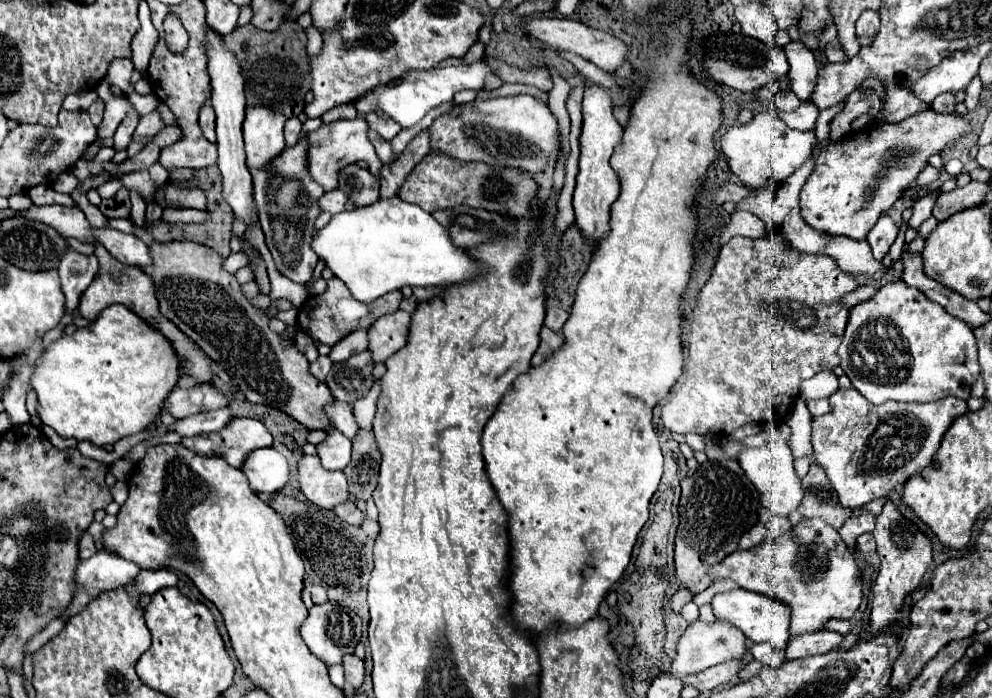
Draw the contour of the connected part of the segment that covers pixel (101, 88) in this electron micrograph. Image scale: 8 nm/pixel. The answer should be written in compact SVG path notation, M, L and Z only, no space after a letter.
M102 80L96 88L98 96L102 96L104 100L104 120L102 120L102 126L98 130L98 136L100 138L110 138L116 128L120 126L120 122L130 114L134 112L134 106L124 98L124 96L112 96L110 94L110 84L106 84L106 80Z

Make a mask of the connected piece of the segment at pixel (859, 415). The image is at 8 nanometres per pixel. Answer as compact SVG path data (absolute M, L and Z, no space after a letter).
M840 388L830 396L832 410L820 418L812 420L812 448L814 448L814 460L820 464L842 506L846 508L860 508L876 498L888 496L896 486L904 484L912 474L918 474L932 462L936 450L940 448L942 436L952 426L952 422L968 412L968 406L964 400L948 396L940 398L936 402L884 402L884 404L872 404L868 402L856 388Z

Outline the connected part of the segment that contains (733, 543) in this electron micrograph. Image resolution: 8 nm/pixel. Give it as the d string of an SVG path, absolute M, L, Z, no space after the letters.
M716 460L704 462L698 470L682 480L680 498L680 526L676 532L676 578L682 586L690 588L694 594L706 590L712 584L708 570L732 554L738 546L740 536L750 530L760 516L760 492L740 470L738 460Z

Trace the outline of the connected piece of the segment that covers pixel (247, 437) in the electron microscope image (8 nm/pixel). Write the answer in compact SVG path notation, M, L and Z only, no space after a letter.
M234 418L224 430L184 438L182 444L196 454L222 456L230 466L242 468L244 458L248 458L252 450L272 446L272 434L268 434L260 420Z

